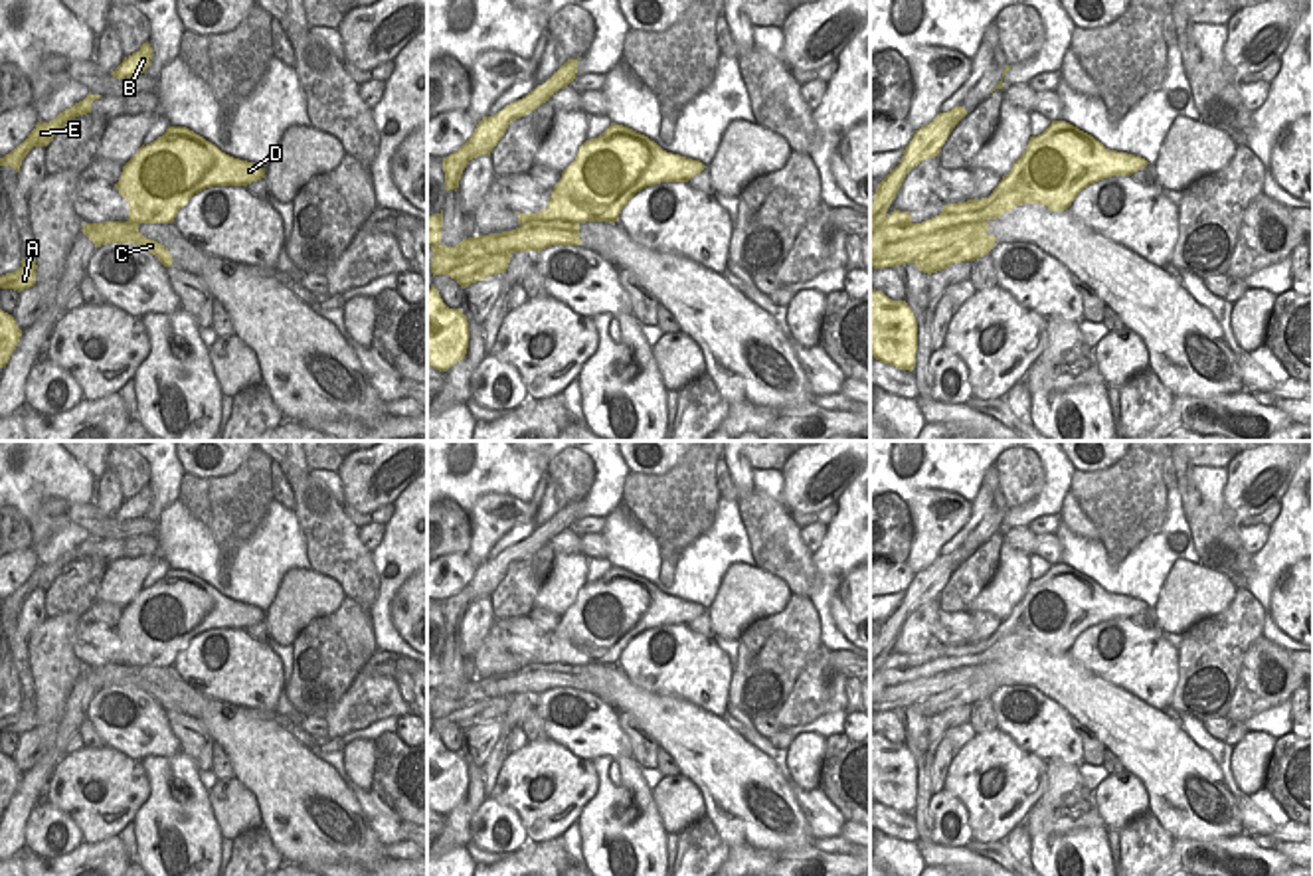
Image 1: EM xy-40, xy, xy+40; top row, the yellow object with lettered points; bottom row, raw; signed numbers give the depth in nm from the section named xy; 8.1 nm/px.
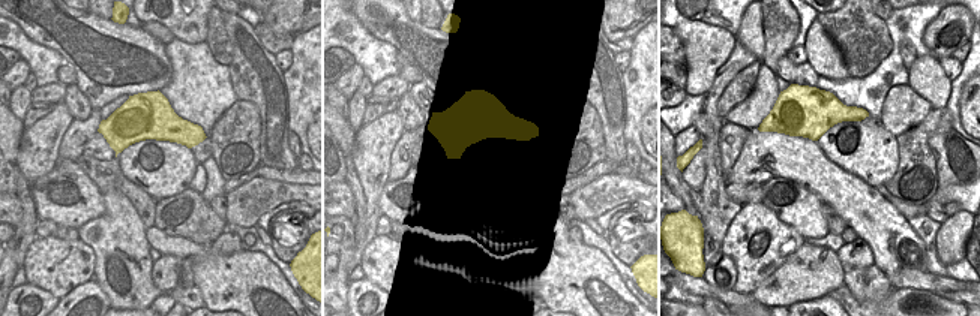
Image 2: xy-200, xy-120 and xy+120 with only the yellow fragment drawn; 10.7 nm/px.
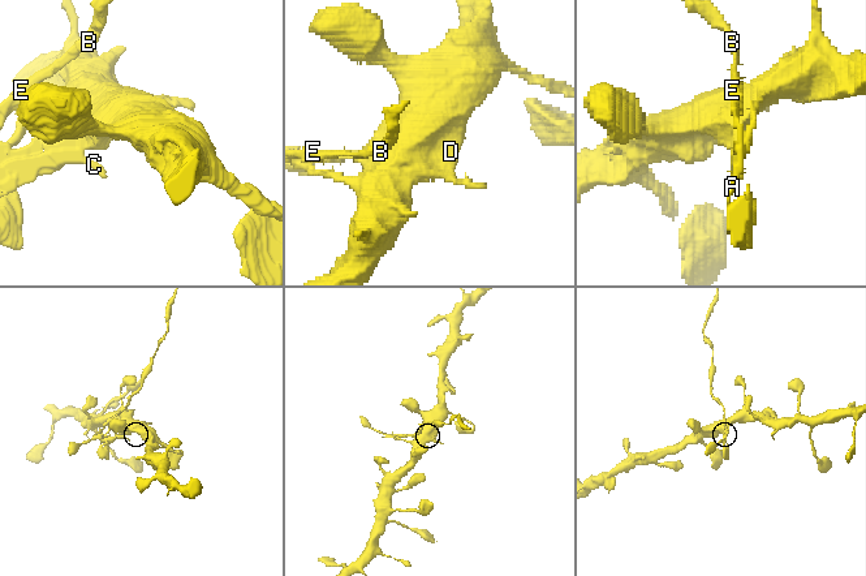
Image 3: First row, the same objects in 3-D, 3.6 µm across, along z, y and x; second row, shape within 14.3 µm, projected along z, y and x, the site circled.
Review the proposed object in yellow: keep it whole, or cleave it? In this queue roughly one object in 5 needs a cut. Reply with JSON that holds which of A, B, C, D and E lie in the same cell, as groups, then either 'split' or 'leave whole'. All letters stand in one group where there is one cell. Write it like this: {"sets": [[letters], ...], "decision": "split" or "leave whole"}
{"sets": [["A", "B", "C", "E"], ["D"]], "decision": "split"}

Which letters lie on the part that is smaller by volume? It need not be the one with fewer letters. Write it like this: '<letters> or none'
A, B, C, E

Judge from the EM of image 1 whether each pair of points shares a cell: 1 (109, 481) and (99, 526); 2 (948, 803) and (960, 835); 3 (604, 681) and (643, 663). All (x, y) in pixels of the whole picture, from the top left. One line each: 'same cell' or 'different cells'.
1: different cells
2: same cell
3: different cells

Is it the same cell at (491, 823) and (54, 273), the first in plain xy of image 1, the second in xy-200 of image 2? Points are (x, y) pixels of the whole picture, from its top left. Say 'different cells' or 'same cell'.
different cells

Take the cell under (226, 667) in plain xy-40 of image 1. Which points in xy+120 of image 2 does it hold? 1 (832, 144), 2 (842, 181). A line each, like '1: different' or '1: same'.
1: same
2: different

